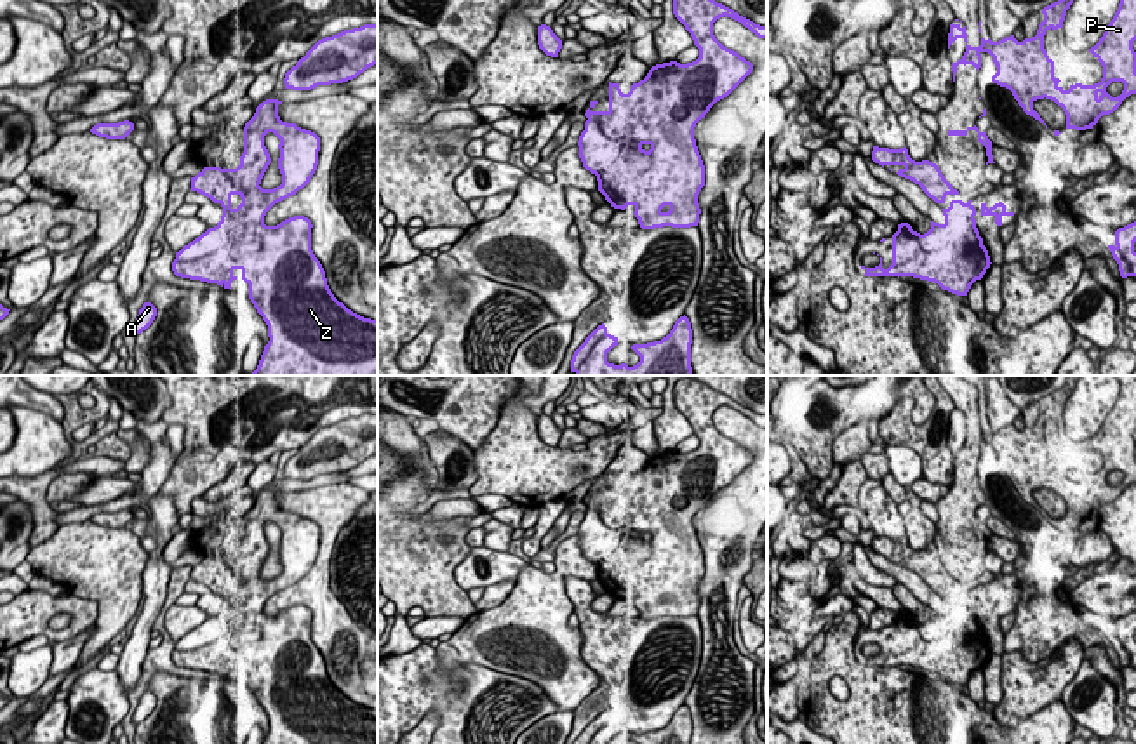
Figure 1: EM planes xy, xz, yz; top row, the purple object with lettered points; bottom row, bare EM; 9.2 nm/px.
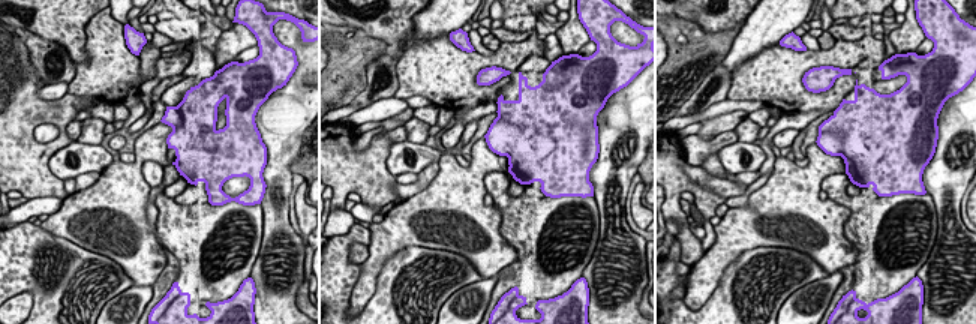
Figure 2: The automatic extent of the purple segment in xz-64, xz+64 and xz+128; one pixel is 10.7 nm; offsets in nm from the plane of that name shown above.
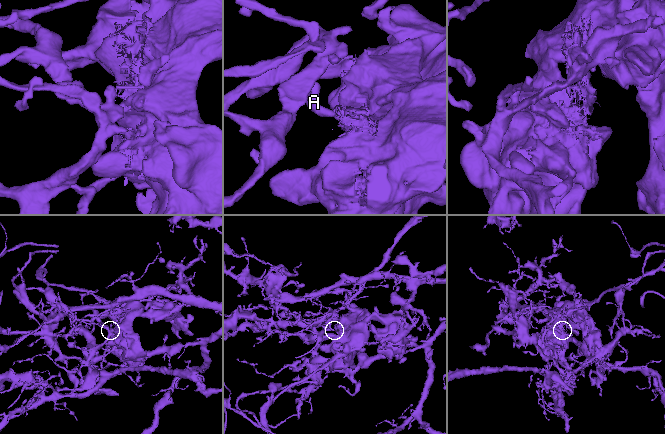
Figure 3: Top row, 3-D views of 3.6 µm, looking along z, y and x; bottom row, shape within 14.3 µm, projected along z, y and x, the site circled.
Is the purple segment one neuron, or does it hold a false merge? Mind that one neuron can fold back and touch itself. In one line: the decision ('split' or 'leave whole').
split

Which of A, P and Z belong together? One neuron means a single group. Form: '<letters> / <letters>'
A / P Z

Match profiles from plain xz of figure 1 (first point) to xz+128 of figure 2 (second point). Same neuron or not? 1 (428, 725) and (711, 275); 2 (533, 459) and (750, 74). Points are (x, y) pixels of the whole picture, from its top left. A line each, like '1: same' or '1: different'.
1: same
2: same

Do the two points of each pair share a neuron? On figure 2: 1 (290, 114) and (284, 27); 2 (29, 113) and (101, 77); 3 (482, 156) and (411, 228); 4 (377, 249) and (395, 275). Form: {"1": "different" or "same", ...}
{"1": "same", "2": "different", "3": "same", "4": "different"}

